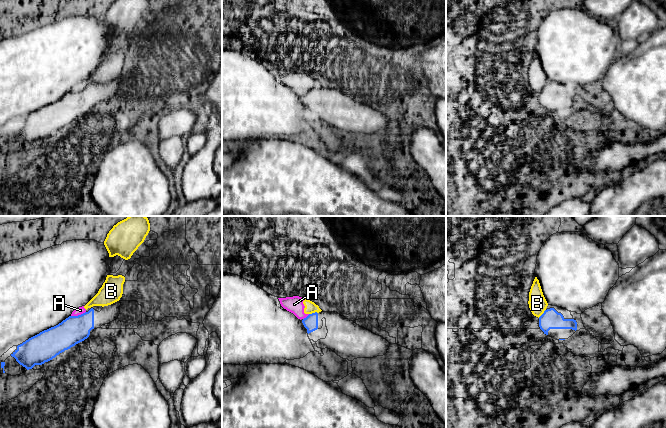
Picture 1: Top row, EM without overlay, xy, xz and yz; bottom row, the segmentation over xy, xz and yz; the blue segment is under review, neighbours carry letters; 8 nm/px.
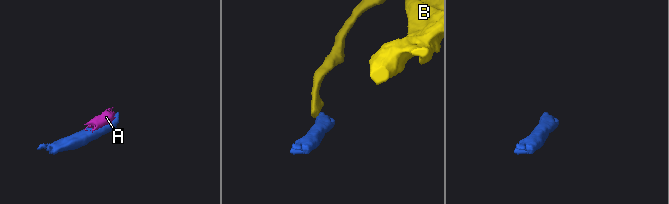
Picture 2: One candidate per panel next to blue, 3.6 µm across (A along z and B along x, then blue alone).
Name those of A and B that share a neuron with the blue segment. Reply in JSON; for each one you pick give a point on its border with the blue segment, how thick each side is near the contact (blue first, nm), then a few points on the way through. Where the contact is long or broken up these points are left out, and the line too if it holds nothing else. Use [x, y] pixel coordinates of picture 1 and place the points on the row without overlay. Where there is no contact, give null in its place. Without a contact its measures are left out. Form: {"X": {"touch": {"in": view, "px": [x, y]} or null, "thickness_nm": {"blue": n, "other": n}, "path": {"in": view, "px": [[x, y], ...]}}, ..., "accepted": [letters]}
{"accepted": []}

